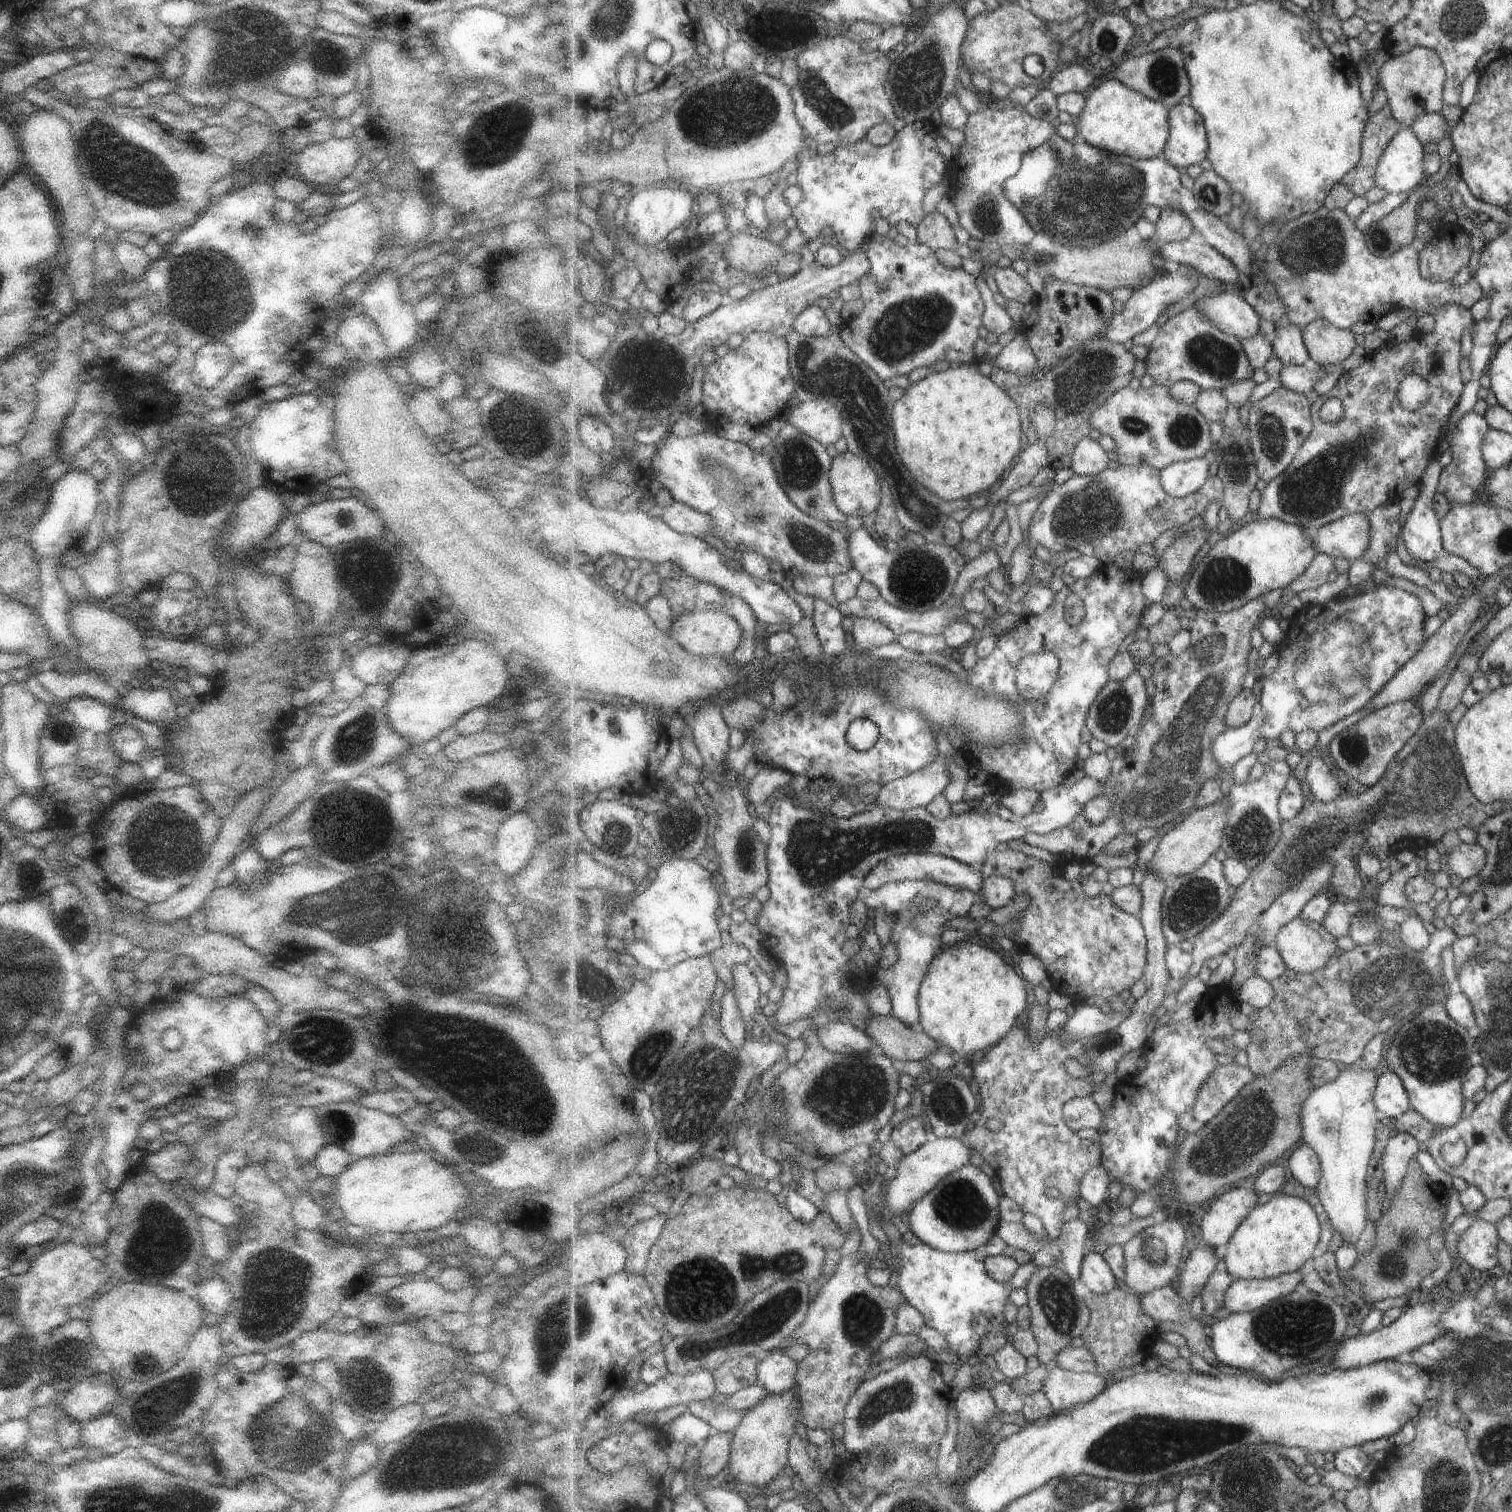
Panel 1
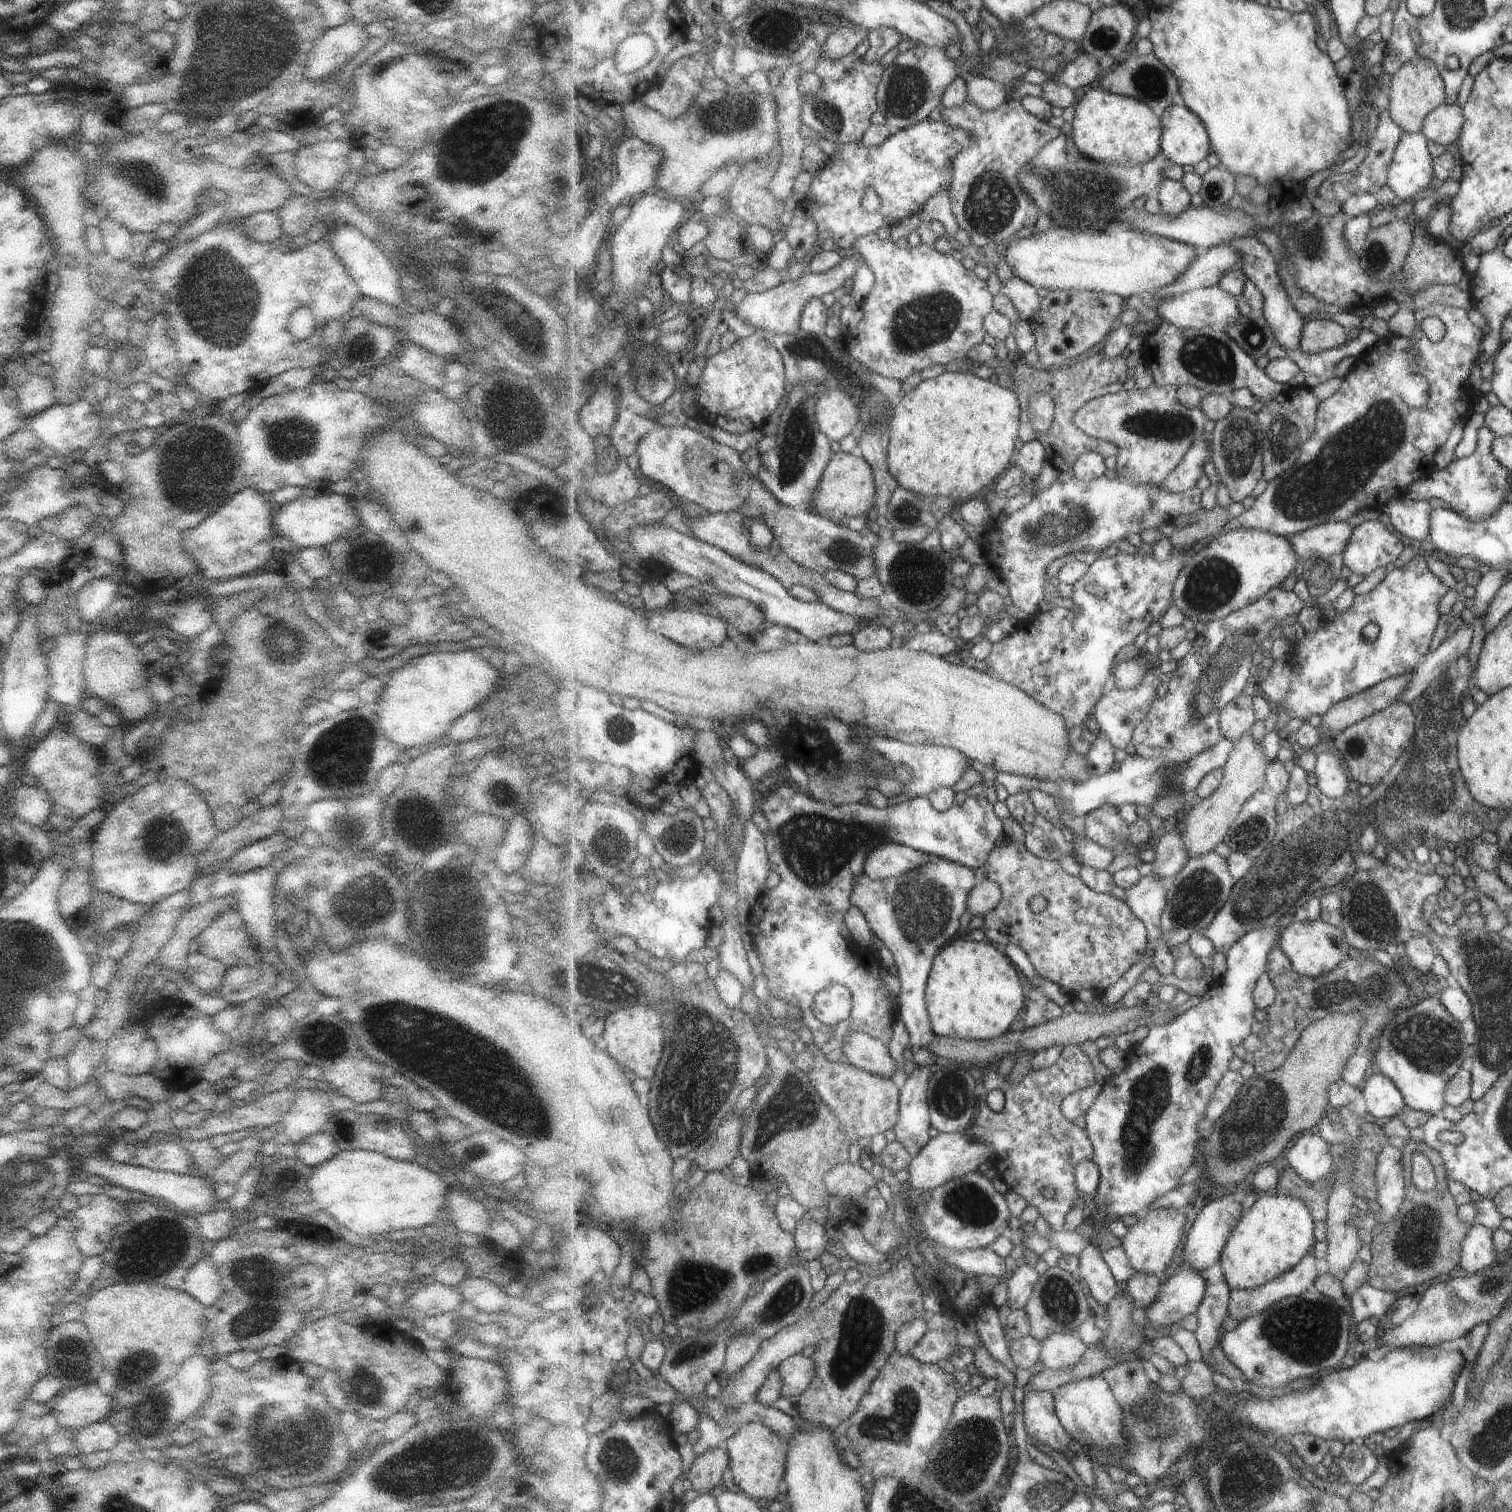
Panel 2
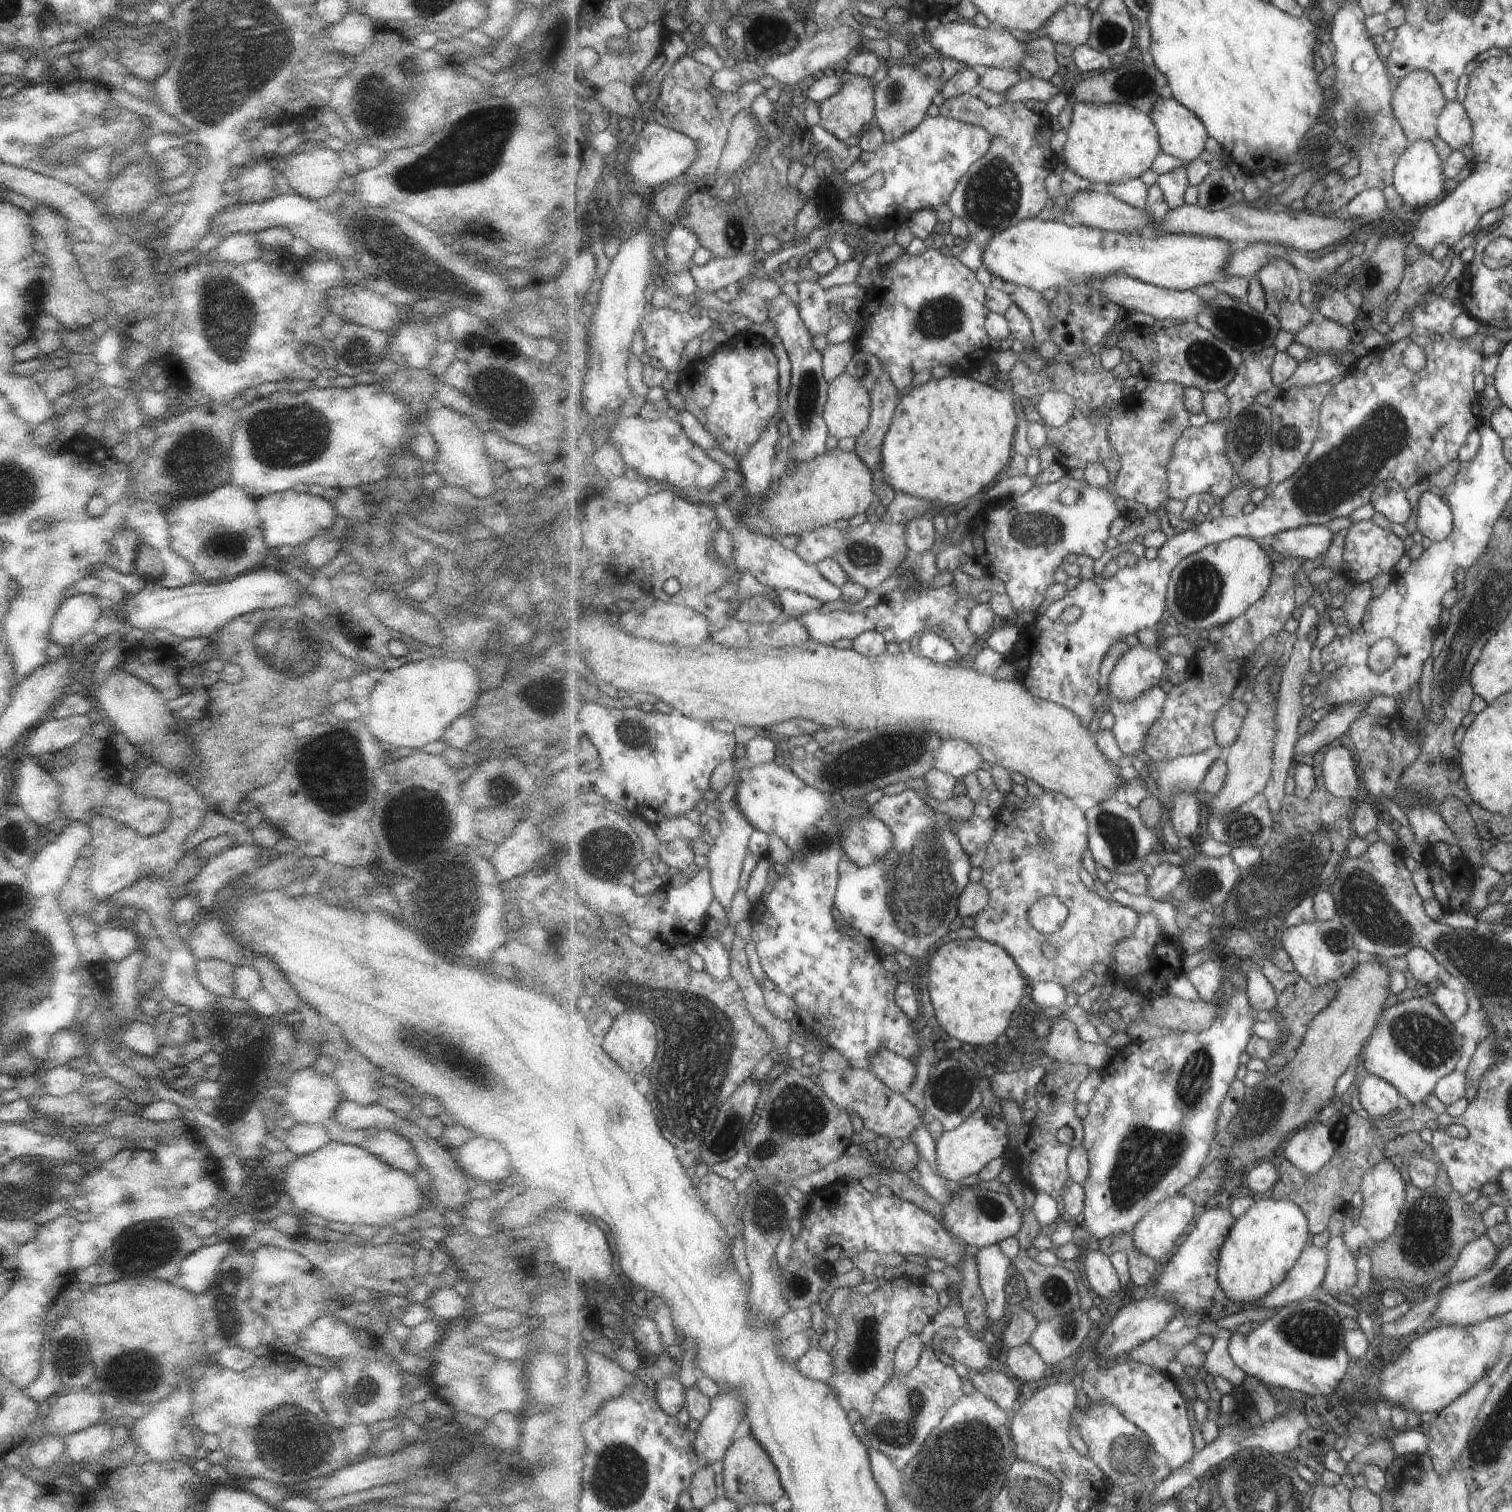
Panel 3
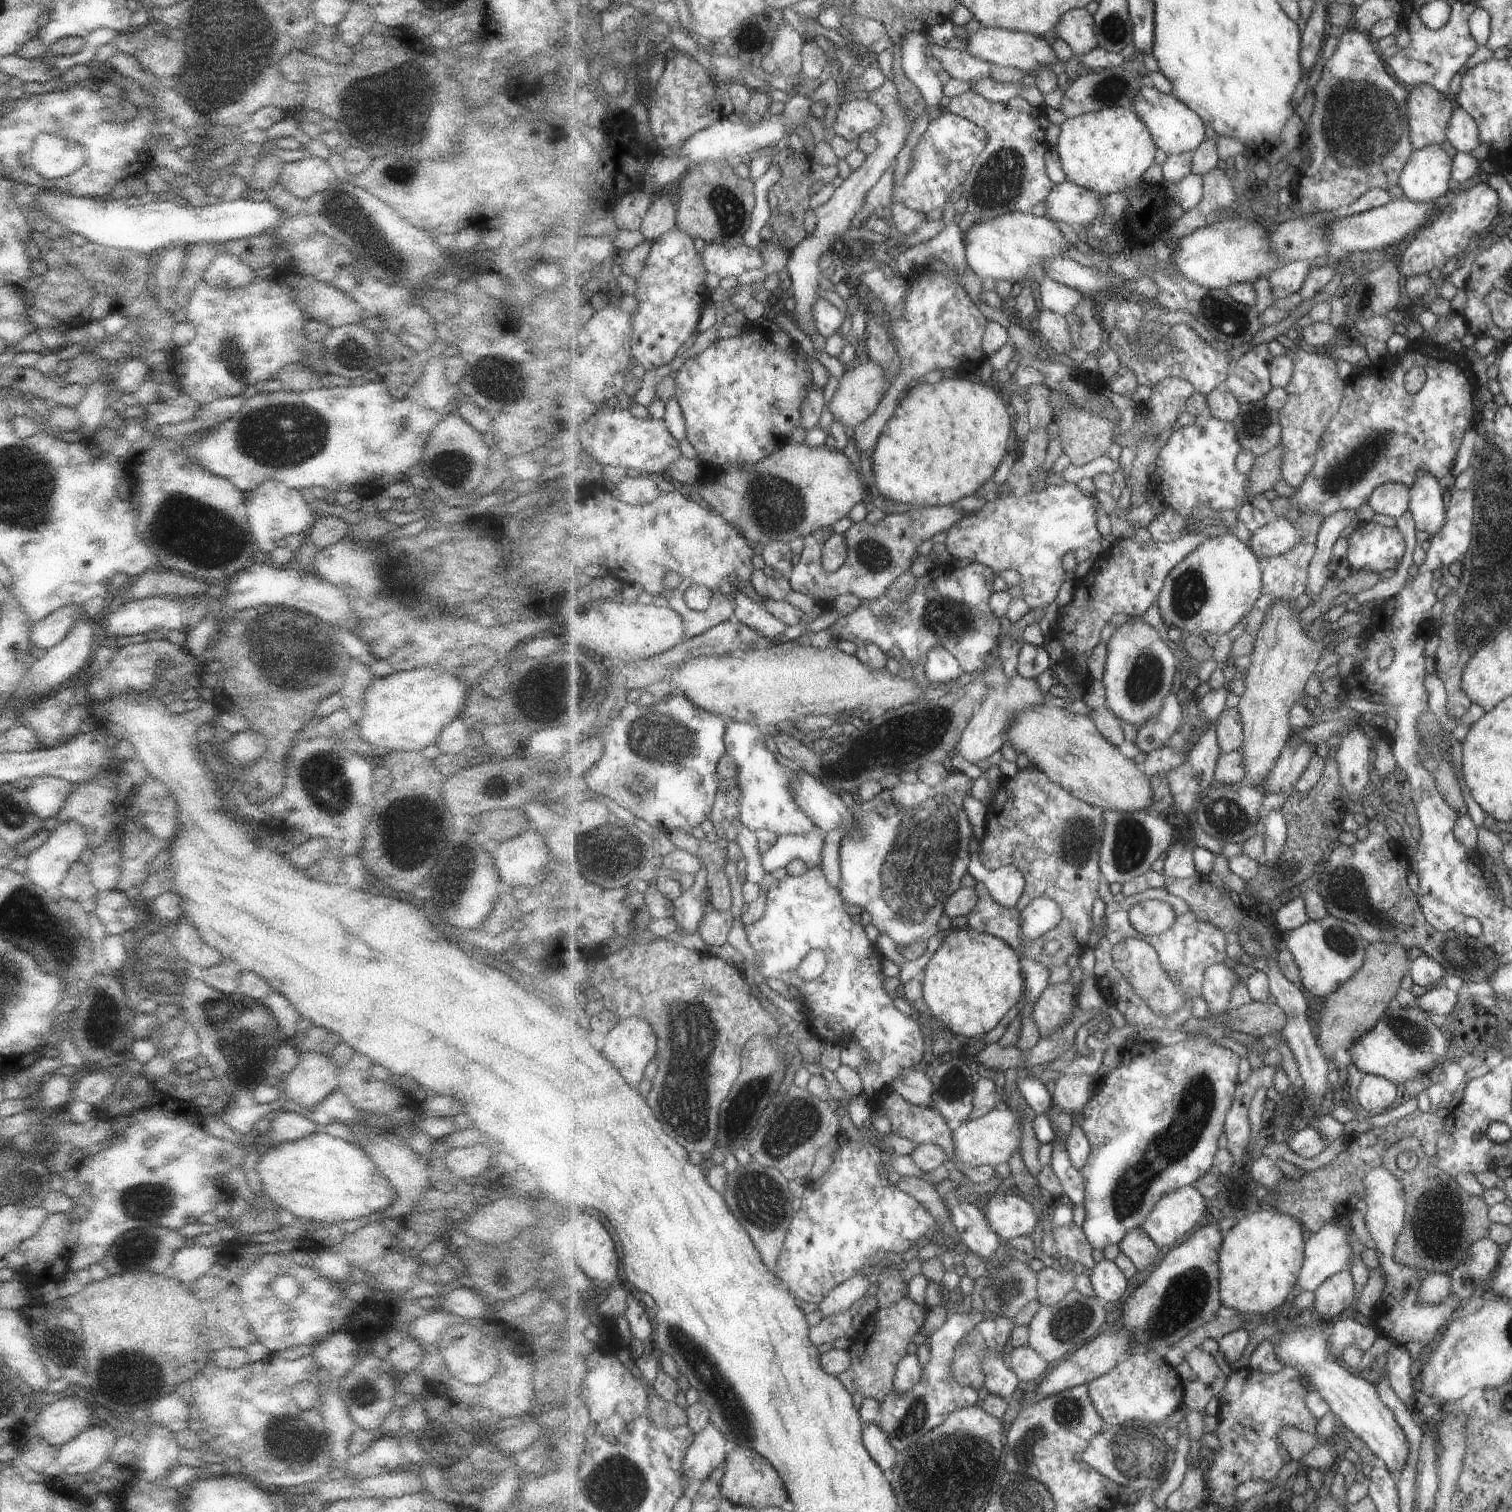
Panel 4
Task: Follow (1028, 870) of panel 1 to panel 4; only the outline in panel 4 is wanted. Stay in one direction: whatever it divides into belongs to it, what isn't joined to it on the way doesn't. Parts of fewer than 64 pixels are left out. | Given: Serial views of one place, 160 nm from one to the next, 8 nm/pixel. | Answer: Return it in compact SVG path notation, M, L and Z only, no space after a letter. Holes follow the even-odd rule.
M1029 762L1024 769L1018 769L1018 773L1013 778L1003 779L999 786L998 795L995 800L987 806L986 834L980 841L980 855L984 865L991 870L999 868L1000 865L1012 864L1018 870L1024 872L1026 887L1024 888L1021 900L1013 908L1005 908L991 898L985 883L977 883L978 903L968 914L967 927L980 933L1001 937L1022 955L1025 953L1032 959L1041 961L1045 966L1053 970L1056 966L1066 963L1067 958L1072 954L1081 956L1087 948L1089 942L1089 932L1093 928L1093 904L1100 896L1100 884L1103 873L1100 869L1100 846L1104 835L1106 809L1093 806L1087 801L1081 800L1072 792L1069 792L1059 783L1052 781L1045 772ZM1046 896L1055 899L1062 912L1062 919L1057 926L1046 932L1041 938L1034 941L1027 941L1022 945L1020 935L1020 914L1026 907L1028 901ZM1047 940L1057 940L1061 947L1052 955L1043 951L1043 946Z

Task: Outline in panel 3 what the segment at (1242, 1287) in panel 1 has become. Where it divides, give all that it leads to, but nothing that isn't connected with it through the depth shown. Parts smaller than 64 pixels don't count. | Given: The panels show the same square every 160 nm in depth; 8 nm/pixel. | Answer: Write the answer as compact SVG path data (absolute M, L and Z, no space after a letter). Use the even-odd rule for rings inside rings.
M1310 1243L1283 1284L1265 1295L1259 1305L1251 1305L1251 1308L1275 1307L1275 1309L1280 1309L1286 1304L1307 1299L1319 1286L1322 1286L1327 1271L1328 1248L1321 1248ZM1219 1330L1208 1352L1208 1357L1204 1364L1204 1372L1213 1376L1221 1375L1223 1378L1229 1380L1230 1383L1240 1386L1248 1374L1233 1362L1229 1354L1228 1344L1232 1334L1231 1330Z

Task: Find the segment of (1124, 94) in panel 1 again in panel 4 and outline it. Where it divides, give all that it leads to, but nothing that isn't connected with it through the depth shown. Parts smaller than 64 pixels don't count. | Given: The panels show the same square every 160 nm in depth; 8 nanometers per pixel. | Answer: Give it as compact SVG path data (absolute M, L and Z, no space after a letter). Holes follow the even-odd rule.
M1118 106L1066 119L1060 125L1056 142L1056 151L1068 179L1103 195L1118 193L1135 185L1155 162L1157 147L1135 108Z

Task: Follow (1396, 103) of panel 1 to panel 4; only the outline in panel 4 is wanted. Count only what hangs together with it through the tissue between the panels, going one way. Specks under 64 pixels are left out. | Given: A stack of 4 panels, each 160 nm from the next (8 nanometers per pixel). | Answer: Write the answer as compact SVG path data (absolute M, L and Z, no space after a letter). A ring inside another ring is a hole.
M1430 84L1419 85L1411 90L1408 113L1414 152L1429 145L1443 144L1448 139L1455 106L1452 96L1439 92Z

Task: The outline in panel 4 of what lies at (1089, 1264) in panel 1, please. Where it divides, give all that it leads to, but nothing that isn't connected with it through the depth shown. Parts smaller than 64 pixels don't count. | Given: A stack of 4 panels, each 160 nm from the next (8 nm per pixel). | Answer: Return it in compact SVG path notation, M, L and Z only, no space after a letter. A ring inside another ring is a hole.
M1100 1260L1088 1274L1095 1296L1105 1303L1119 1302L1129 1288L1128 1278L1114 1260Z

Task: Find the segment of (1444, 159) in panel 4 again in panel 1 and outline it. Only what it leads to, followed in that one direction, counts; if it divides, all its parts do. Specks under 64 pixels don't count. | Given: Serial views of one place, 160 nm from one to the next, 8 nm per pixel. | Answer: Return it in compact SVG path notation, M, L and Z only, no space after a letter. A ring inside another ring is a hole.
M1404 127L1381 157L1376 184L1388 193L1410 193L1429 175L1424 167L1426 158L1421 139L1411 127Z

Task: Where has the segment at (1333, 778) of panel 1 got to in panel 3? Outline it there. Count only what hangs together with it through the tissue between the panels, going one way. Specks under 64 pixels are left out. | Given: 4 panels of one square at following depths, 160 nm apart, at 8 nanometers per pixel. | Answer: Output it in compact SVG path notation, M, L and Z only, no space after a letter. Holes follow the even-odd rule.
M1343 745L1329 748L1322 762L1320 780L1329 792L1338 797L1355 799L1359 794L1359 766L1353 750Z

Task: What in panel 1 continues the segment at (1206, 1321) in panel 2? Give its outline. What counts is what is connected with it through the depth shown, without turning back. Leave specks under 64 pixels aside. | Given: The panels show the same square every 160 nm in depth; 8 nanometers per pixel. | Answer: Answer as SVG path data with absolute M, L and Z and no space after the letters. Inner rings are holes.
M1225 1259L1219 1261L1201 1294L1202 1308L1207 1314L1213 1316L1219 1308L1224 1306L1226 1292L1235 1279L1229 1272Z

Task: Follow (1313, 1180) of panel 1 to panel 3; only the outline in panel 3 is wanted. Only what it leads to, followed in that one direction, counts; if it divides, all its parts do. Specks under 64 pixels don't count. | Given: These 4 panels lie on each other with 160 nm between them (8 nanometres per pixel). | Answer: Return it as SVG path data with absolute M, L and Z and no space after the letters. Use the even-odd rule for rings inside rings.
M1313 1120L1290 1137L1280 1157L1311 1174L1321 1170L1331 1160L1333 1150L1333 1128Z

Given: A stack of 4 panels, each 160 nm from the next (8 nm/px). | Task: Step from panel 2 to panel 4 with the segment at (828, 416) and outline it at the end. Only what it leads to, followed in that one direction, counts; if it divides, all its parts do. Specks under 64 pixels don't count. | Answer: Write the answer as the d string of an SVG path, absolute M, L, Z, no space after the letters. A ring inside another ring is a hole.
M869 358L863 364L846 370L839 378L837 390L827 408L835 420L839 421L850 434L858 424L865 422L877 410L884 396L888 394L889 387L891 382L888 381L886 370L877 361Z

